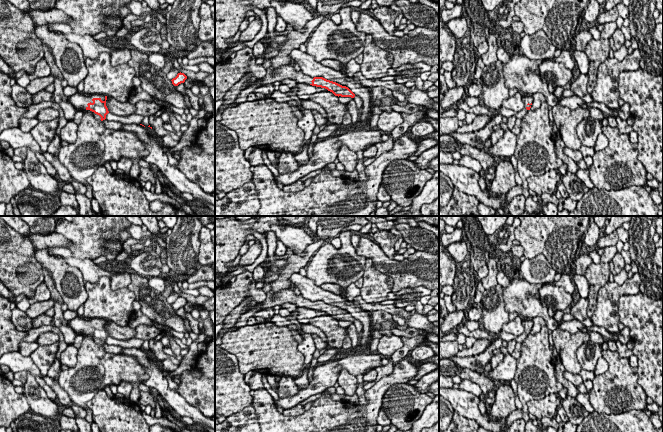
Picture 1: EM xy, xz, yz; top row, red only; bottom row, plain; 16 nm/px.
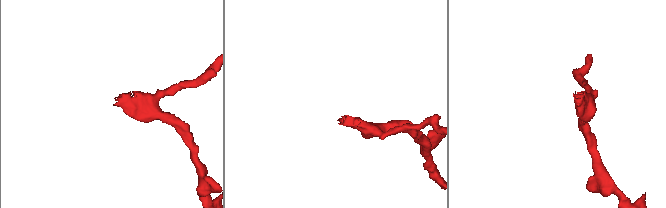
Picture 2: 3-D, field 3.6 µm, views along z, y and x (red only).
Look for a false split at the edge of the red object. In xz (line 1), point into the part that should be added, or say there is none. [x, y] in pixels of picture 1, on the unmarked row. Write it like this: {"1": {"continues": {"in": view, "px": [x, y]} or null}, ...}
{"1": {"continues": {"in": "xz", "px": [285, 296]}}}

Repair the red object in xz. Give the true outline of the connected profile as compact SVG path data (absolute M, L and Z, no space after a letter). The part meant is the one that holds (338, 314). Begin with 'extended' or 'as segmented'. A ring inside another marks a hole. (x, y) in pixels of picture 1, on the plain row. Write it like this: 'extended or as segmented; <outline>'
extended; M292 289L282 290L276 294L272 291L266 293L266 299L261 302L261 306L263 309L266 309L273 308L276 305L281 306L284 303L295 304L297 308L310 308L312 310L325 312L338 321L355 321L355 318L348 311L342 310L323 301L313 302L305 299L302 295L296 295Z

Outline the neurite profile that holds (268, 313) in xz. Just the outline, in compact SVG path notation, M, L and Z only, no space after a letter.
M266 308L263 310L260 310L254 314L254 317L262 317L265 320L271 319L274 316L274 310L273 308Z

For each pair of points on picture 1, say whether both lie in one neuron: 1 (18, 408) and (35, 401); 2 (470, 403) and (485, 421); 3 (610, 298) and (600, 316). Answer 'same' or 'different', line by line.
1: different
2: same
3: same

